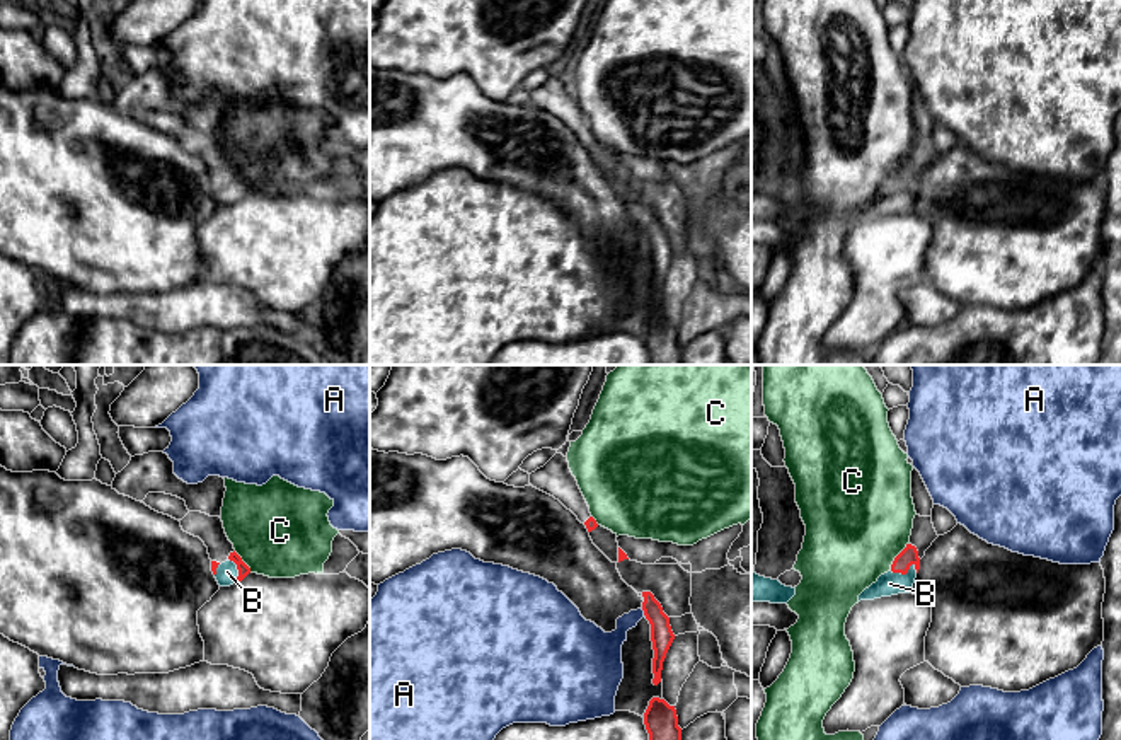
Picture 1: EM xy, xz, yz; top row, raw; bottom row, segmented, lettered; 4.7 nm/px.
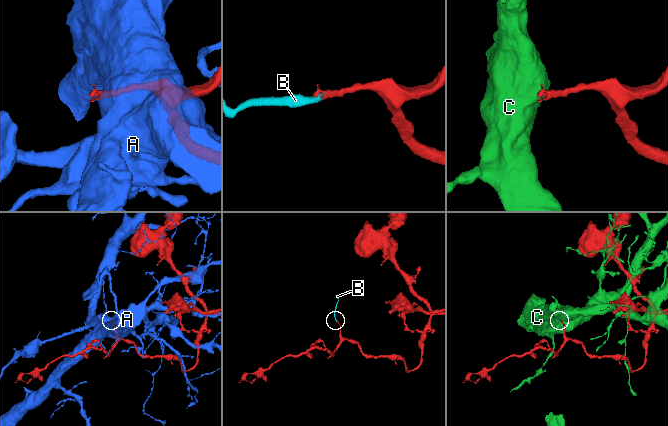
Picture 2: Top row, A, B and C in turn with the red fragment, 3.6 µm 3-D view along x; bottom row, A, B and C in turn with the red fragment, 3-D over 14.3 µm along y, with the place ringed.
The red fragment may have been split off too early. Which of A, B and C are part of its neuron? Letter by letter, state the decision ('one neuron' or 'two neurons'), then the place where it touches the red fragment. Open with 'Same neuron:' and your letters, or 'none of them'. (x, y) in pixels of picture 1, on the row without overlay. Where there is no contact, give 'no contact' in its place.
Same neuron: B
A: two neurons | xz (644, 231)
B: one neuron | yz (905, 191)
C: two neurons | yz (896, 174)

